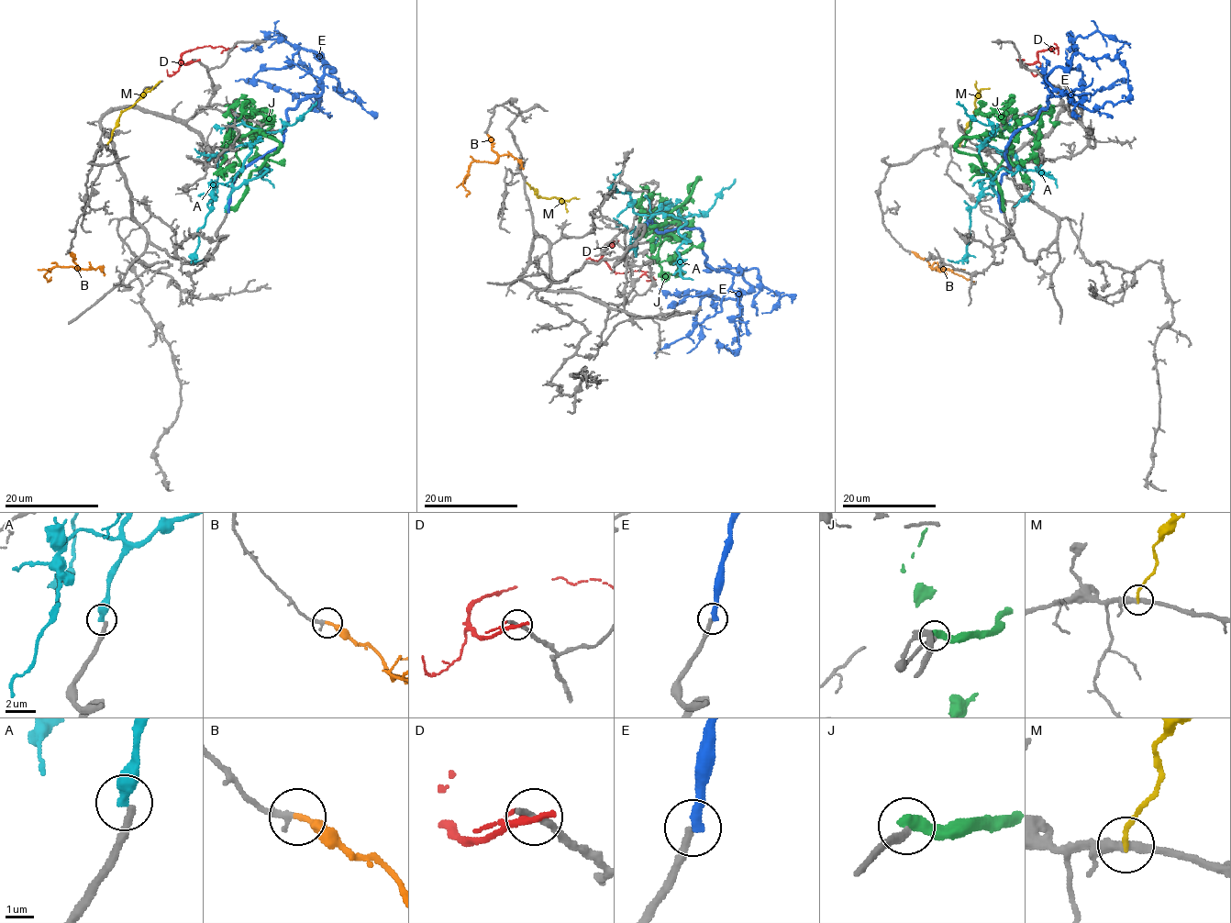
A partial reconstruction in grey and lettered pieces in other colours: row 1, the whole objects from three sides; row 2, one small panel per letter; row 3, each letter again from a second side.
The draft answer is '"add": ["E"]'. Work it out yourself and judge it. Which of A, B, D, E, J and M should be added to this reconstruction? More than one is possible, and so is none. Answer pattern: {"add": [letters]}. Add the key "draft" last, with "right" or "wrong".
{"add": ["B"], "draft": "wrong"}

